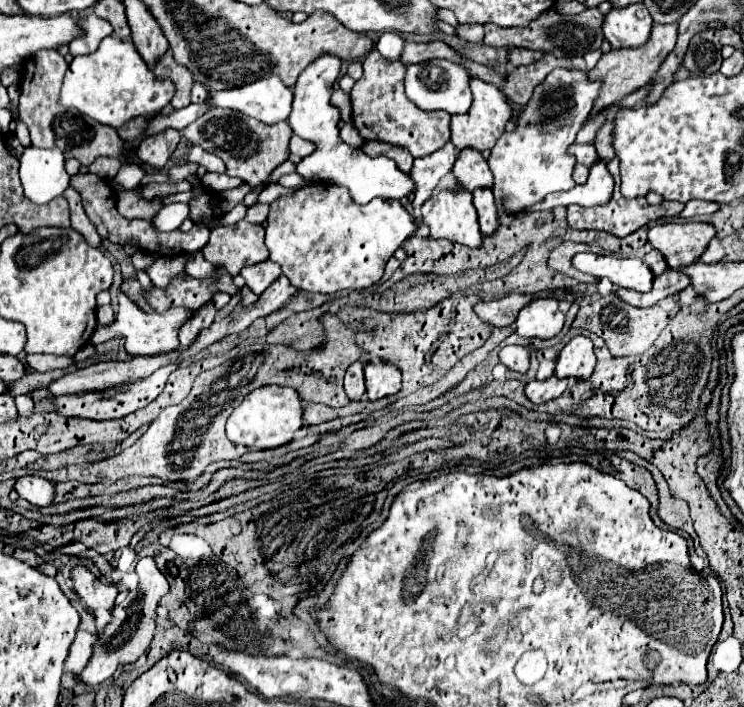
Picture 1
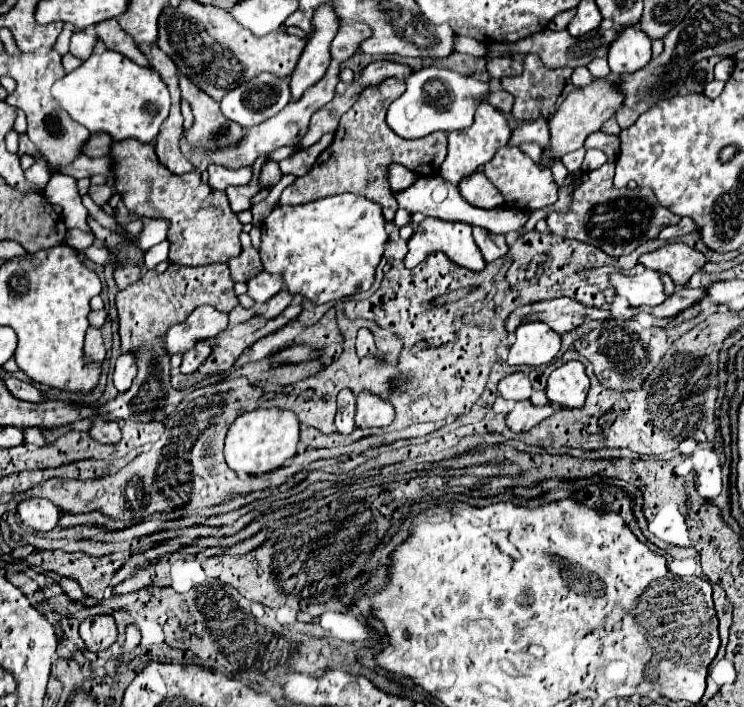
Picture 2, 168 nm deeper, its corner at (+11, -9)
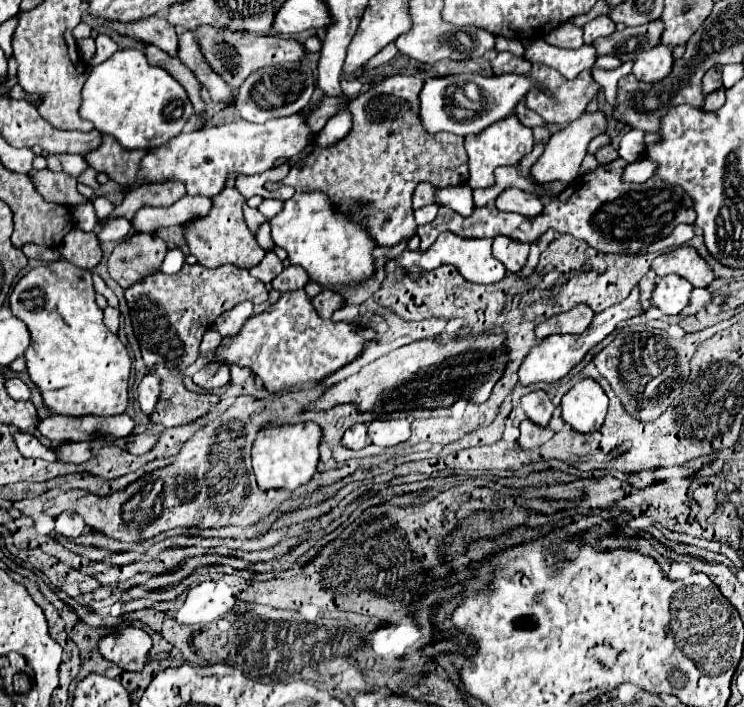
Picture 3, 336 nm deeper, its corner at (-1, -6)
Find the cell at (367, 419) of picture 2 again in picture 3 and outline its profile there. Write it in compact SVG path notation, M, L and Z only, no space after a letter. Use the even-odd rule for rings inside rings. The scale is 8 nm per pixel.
M374 419L368 425L368 437L380 447L390 447L408 441L410 421L408 419Z

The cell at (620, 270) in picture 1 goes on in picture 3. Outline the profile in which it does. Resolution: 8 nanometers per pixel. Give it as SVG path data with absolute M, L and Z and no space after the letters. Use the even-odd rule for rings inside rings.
M666 275L656 283L650 303L666 315L678 315L688 305L690 291L692 285L686 279L680 279L678 275Z

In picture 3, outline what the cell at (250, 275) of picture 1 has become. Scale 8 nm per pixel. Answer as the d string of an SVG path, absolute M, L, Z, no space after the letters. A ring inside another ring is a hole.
M290 265L270 285L272 285L272 289L286 293L286 291L292 291L292 289L302 289L306 283L308 283L306 271L298 265Z

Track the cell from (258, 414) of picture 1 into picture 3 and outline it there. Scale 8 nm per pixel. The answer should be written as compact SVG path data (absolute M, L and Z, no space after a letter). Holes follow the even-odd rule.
M266 423L252 443L252 469L258 481L260 489L290 489L294 491L302 483L310 481L316 473L318 463L318 443L322 437L322 429L312 423L286 423L286 425L274 425Z

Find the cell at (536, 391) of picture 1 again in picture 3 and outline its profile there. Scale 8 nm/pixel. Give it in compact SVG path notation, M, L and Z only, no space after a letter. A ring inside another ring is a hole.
M524 419L520 423L520 445L522 447L536 447L546 443L550 437L554 435L554 431L550 427L536 427L536 423L532 423L530 419Z

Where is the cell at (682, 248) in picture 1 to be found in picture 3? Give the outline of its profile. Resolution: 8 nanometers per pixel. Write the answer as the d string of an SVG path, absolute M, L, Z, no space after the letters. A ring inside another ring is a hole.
M688 245L672 249L670 253L658 255L652 261L652 269L660 277L668 273L676 273L696 287L708 287L714 279L712 267L698 255L694 247L688 247Z

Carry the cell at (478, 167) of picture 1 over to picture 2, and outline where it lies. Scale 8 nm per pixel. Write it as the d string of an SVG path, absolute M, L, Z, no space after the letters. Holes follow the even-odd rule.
M482 172L472 174L472 178L464 178L464 182L460 182L458 188L460 188L464 200L468 200L476 208L492 210L492 208L504 206L504 196Z

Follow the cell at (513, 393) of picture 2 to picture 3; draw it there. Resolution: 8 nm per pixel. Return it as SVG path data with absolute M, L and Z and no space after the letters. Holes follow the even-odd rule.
M536 389L536 391L530 391L530 393L522 395L520 397L520 407L526 413L526 417L532 419L538 425L548 425L548 421L552 417L552 411L554 411L552 401L548 399L548 395L542 389Z

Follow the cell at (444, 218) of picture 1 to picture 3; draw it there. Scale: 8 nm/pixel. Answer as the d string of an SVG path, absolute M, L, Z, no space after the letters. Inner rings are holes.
M444 231L442 235L438 235L438 239L432 243L432 247L428 247L428 251L402 251L396 261L402 267L414 267L420 265L424 271L436 269L440 265L454 265L468 281L474 283L496 283L506 275L506 267L502 263L498 263L498 259L492 257L492 239L462 239L460 235L454 235L452 231Z

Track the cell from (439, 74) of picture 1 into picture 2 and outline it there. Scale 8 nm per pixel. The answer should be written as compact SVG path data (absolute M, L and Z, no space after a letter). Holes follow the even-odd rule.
M422 68L418 72L412 72L406 78L406 92L394 100L386 114L386 124L392 128L400 138L416 140L424 138L436 130L442 132L456 132L466 130L474 122L474 112L480 102L486 100L490 94L488 82L478 82L470 76L462 76L452 70L440 70L440 68Z

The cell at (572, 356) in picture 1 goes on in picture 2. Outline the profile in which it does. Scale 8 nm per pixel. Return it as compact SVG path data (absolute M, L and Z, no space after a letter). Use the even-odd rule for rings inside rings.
M572 360L550 374L546 396L552 404L558 404L562 408L582 408L588 388L590 380L584 372L584 366Z

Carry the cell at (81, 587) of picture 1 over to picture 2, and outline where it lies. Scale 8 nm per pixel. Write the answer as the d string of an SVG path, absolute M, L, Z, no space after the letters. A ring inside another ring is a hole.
M96 616L94 622L80 624L80 638L90 652L102 652L118 640L118 630L112 616Z

